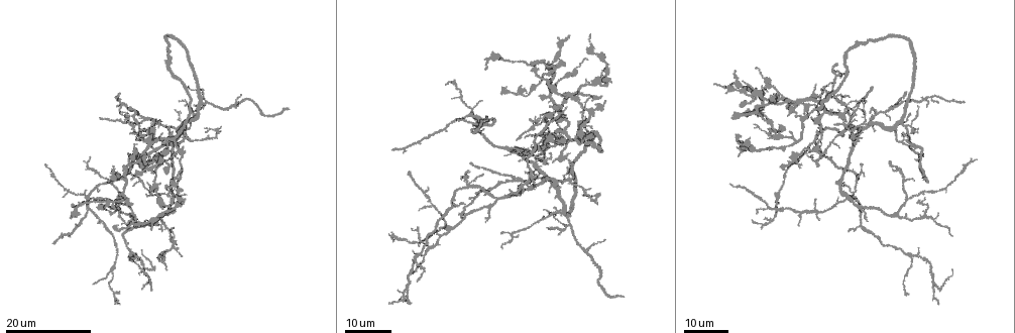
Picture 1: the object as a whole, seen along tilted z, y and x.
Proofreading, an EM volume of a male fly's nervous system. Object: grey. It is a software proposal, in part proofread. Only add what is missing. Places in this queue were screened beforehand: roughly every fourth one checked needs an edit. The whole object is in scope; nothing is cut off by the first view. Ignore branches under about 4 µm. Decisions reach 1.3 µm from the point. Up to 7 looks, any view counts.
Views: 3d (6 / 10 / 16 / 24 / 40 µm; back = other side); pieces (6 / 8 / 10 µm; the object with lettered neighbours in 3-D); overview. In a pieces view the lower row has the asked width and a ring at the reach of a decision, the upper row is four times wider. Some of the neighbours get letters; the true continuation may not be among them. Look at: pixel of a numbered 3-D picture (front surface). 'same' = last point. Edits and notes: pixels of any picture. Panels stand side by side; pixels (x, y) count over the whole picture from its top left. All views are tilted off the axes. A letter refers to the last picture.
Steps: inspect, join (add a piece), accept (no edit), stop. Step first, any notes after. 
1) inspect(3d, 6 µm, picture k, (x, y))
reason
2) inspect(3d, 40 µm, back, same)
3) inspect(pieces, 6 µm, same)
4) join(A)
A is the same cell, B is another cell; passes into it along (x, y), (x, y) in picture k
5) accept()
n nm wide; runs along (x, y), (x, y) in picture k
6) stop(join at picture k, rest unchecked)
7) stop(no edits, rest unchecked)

inspect(3d, 16 µm, picture 1, (816, 133))
free end

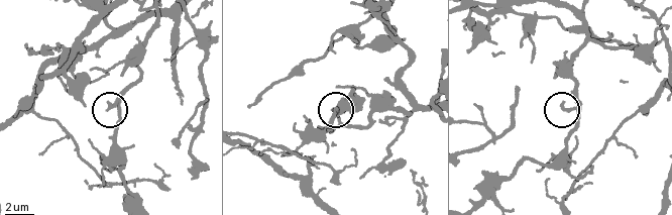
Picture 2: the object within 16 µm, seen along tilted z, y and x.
inspect(pieces, 8 µm, picture 2, (563, 107))
see the neighbours

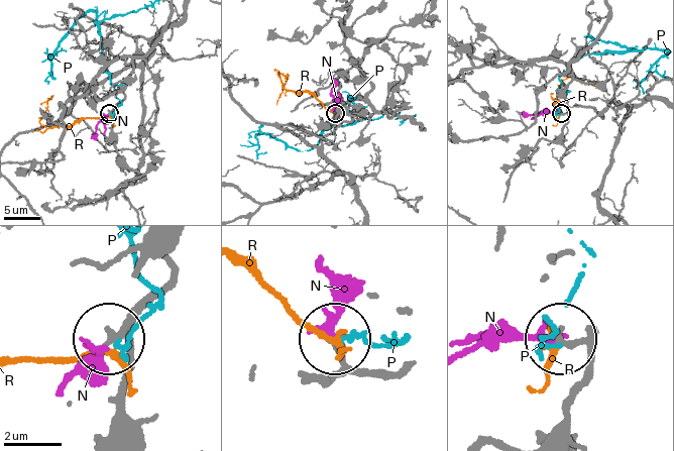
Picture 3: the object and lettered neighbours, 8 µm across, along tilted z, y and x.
accept()
N, P and R are other cells; runs along (570, 430), (567, 401), (584, 378), (586, 360), (565, 339) in picture 3; none of them fits

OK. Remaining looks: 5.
inspect(3d, 24 µm, picture 1, (161, 209))

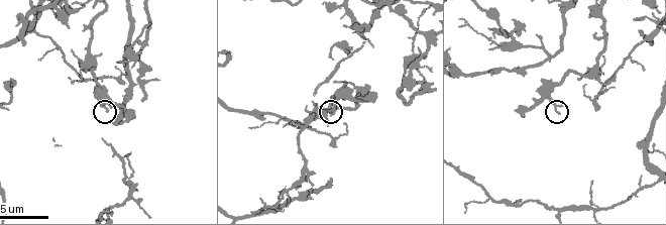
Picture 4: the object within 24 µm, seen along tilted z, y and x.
inspect(pieces, 8 µm, picture 4, (333, 113))

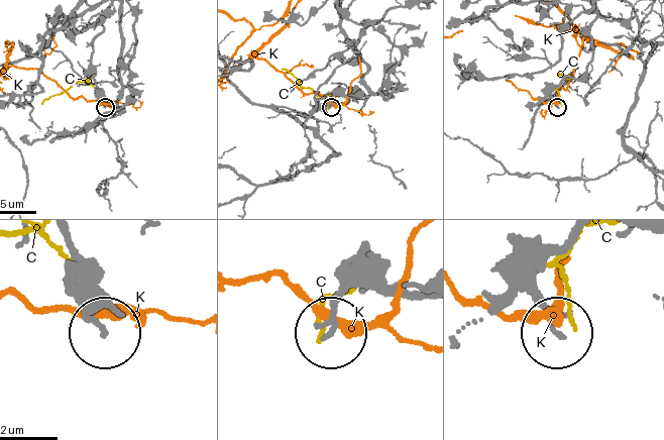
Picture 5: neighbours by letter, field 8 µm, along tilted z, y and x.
accept()
180 nm wide; C and K are other cells; runs along (66, 236), (81, 313), (102, 329) in picture 5; no lettered piece goes on from it

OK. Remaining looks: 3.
inspect(3d, 16 µm, picture 1, (852, 136))
branch stops here

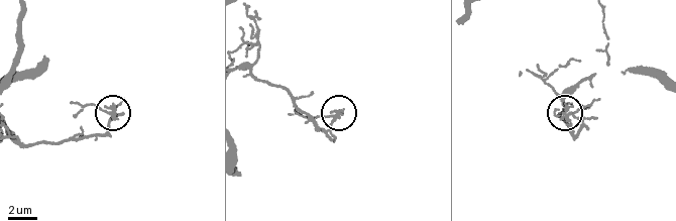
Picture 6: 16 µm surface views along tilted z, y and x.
inspect(pieces, 8 µm, picture 6, (566, 104))
see the neighbours

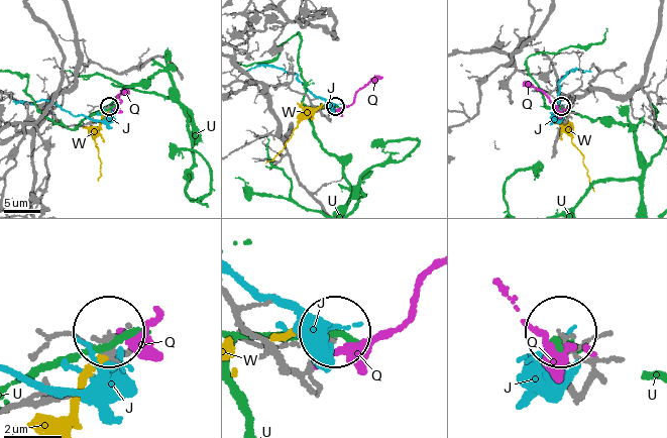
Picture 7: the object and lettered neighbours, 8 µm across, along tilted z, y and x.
accept()
210 nm wide; J, Q, U and W are other cells; runs along (581, 389), (593, 365), (564, 336) in picture 7; none of them fits

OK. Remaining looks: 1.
stop(no edits, rest unchecked)

